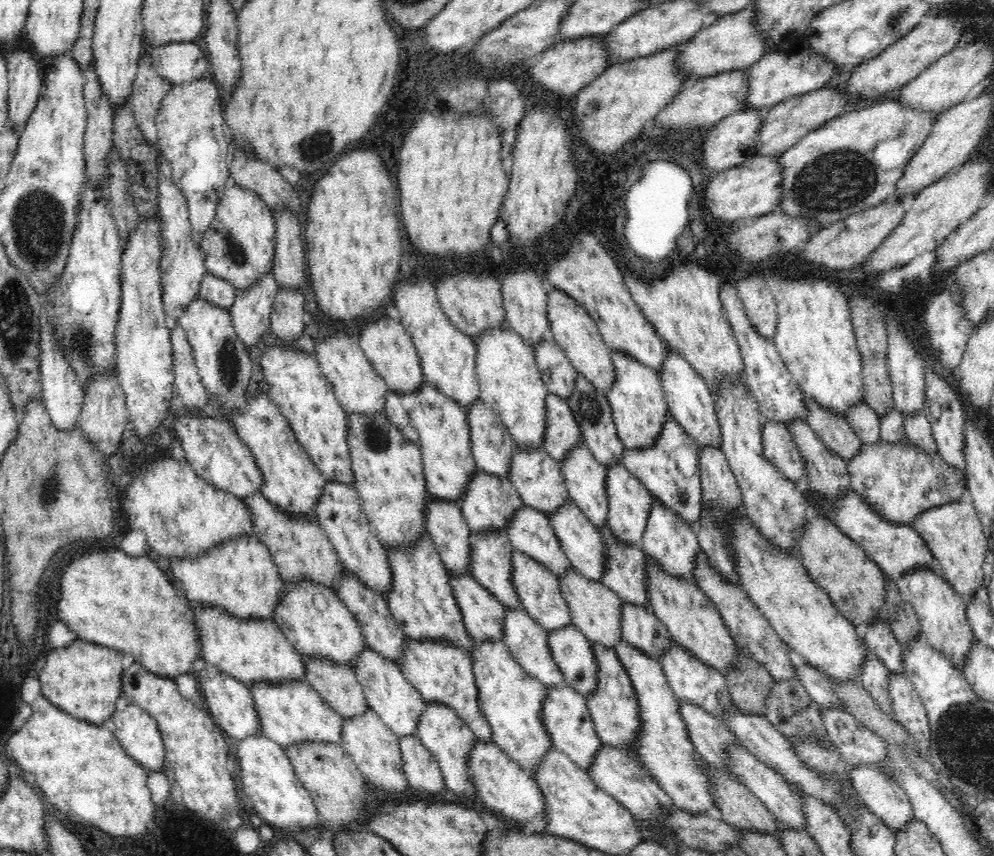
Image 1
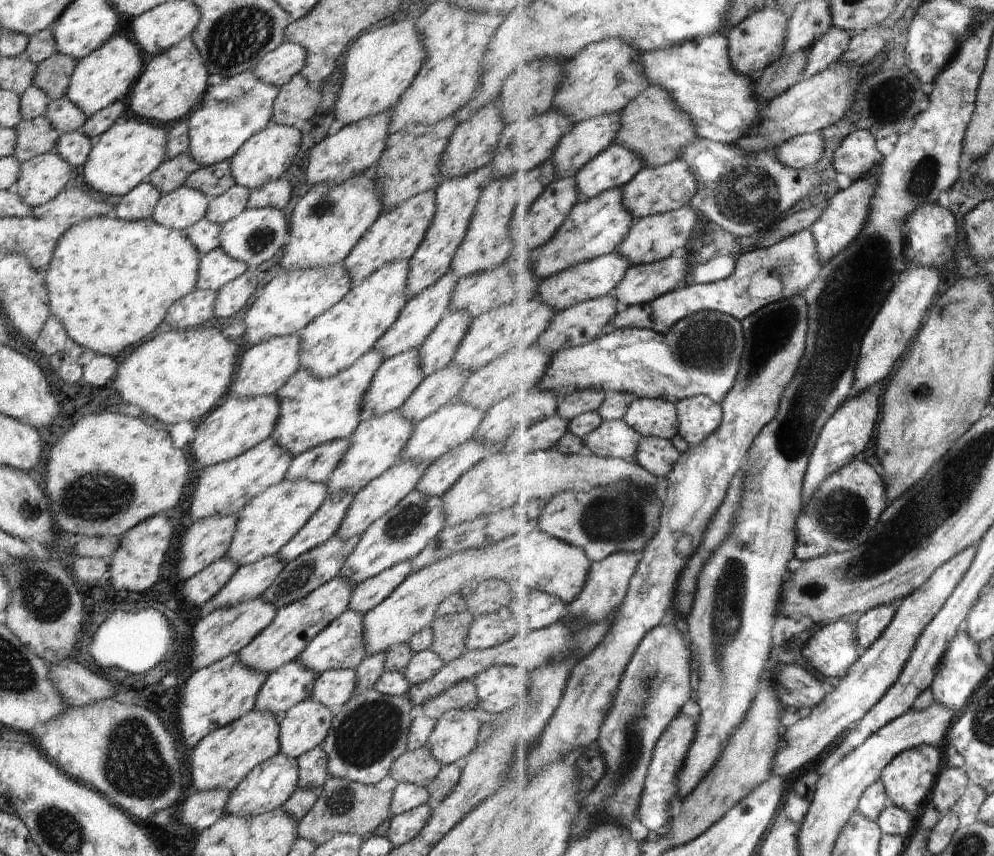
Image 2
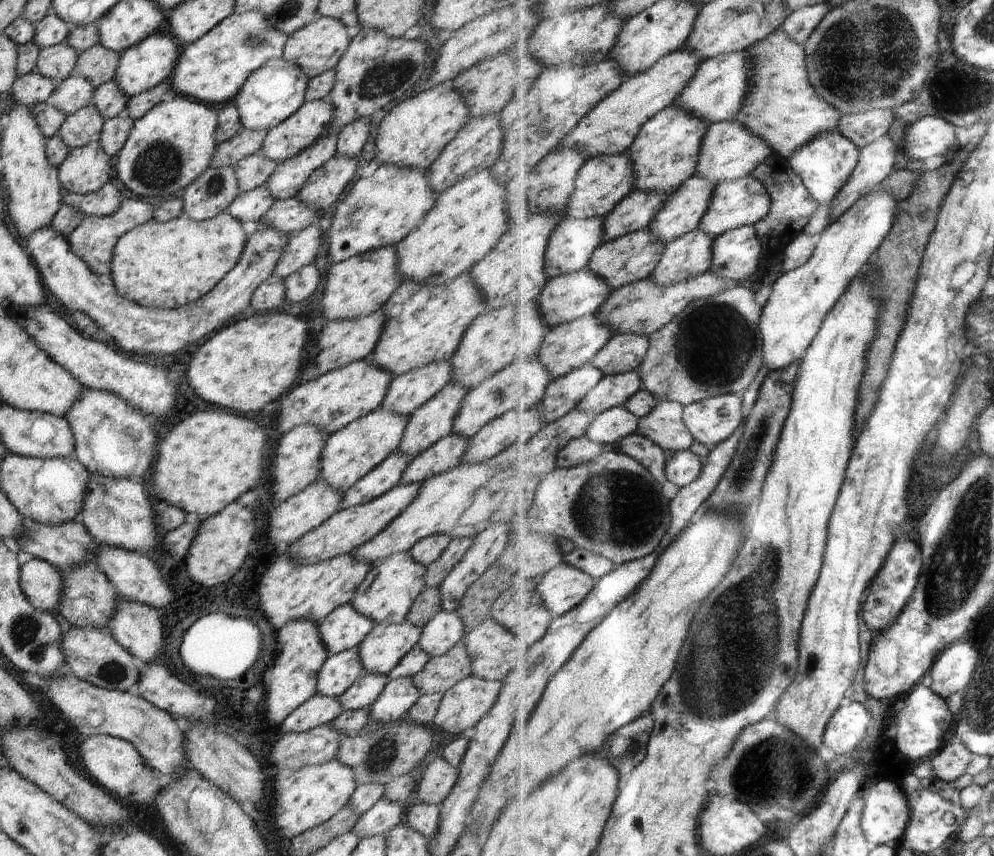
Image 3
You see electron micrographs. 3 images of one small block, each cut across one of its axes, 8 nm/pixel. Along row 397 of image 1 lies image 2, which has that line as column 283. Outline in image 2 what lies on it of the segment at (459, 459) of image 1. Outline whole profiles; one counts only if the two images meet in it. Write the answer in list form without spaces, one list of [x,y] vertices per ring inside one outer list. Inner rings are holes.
[[[370,349],[350,368],[324,380],[316,378],[310,370],[296,371],[274,395],[279,410],[270,438],[292,458],[331,440],[348,439],[360,424],[362,396],[366,394],[372,376],[382,363],[382,354]]]

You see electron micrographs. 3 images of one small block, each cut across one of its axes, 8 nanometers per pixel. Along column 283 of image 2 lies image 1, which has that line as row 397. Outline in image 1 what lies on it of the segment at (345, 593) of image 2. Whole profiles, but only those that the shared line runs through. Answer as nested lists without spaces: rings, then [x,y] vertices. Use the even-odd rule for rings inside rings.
[[[612,351],[611,356],[616,370],[616,379],[605,392],[612,409],[618,437],[626,449],[651,448],[660,437],[666,424],[666,416],[670,413],[659,374],[623,352]]]

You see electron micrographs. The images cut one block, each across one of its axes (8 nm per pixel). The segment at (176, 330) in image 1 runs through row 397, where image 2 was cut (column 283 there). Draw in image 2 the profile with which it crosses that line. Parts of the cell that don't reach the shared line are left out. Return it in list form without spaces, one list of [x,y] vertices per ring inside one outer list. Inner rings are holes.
[[[276,179],[261,187],[250,189],[246,209],[261,209],[266,207],[282,209],[292,198],[292,184],[286,180]]]

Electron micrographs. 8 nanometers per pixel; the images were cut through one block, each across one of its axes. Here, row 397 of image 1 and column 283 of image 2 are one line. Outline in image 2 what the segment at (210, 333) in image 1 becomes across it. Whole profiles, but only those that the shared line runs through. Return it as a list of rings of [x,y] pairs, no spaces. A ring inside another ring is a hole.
[[[279,208],[244,209],[242,214],[221,225],[218,240],[220,250],[226,256],[254,270],[262,262],[270,260],[282,246],[286,246],[291,241],[290,223]]]

